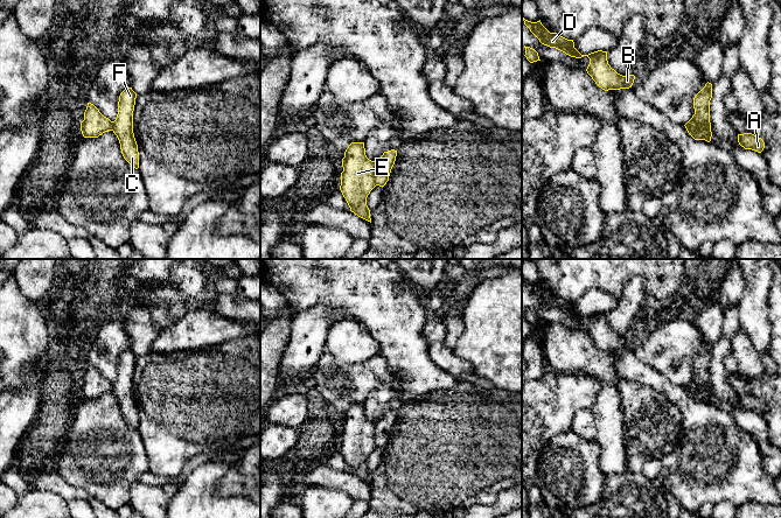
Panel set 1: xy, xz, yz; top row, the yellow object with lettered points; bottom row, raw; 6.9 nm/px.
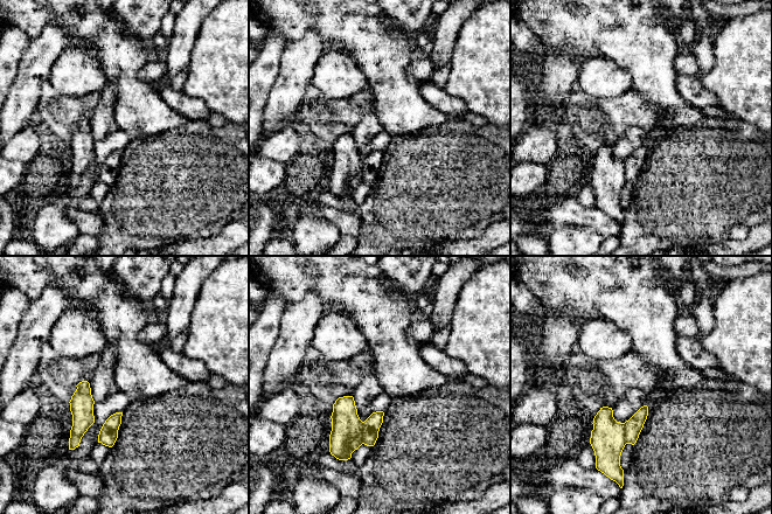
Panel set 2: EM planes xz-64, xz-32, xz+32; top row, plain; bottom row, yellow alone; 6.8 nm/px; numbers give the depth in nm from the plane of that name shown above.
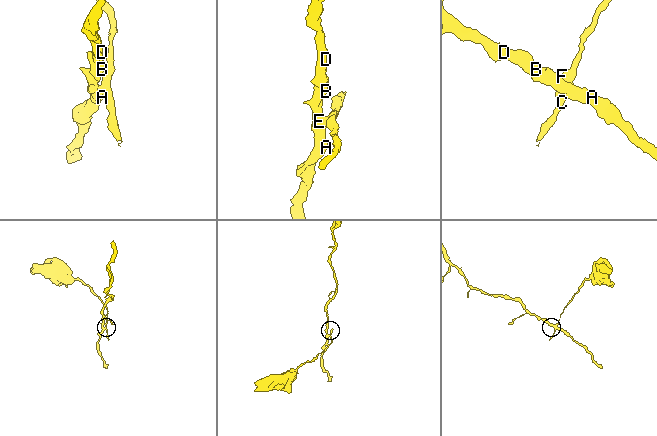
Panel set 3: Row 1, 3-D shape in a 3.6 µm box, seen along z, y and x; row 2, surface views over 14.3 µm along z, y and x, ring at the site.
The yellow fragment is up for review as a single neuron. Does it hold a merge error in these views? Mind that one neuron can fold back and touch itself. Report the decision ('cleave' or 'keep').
cleave

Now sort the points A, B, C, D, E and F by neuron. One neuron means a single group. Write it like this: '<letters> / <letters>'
A B D E / C F

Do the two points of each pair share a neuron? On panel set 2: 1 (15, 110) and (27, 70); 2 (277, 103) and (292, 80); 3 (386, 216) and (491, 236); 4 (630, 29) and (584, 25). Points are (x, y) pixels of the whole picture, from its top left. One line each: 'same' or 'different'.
1: same
2: same
3: different
4: same

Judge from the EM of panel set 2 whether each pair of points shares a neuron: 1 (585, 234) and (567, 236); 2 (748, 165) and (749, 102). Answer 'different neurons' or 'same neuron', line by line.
1: same neuron
2: different neurons

